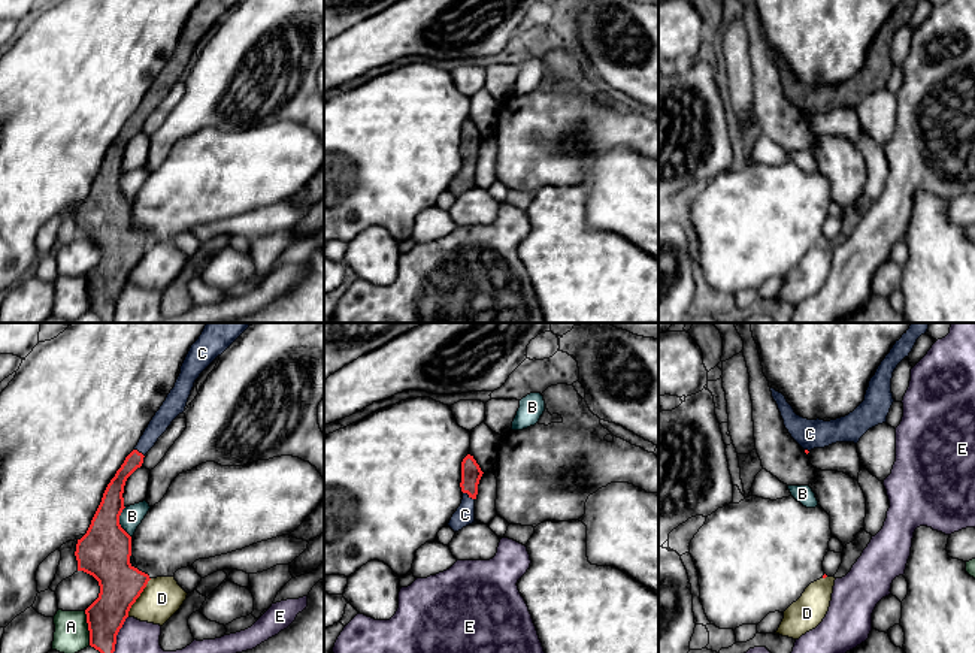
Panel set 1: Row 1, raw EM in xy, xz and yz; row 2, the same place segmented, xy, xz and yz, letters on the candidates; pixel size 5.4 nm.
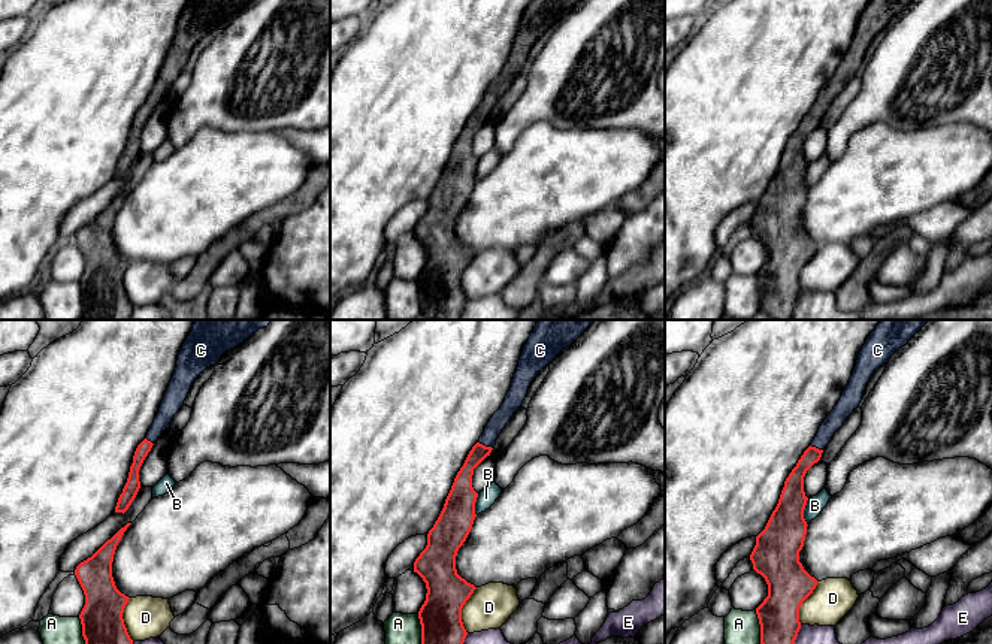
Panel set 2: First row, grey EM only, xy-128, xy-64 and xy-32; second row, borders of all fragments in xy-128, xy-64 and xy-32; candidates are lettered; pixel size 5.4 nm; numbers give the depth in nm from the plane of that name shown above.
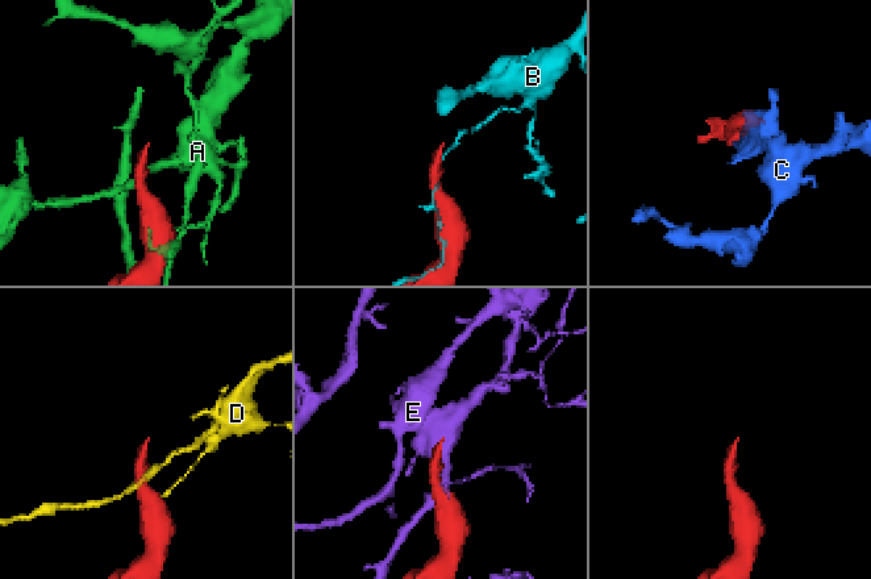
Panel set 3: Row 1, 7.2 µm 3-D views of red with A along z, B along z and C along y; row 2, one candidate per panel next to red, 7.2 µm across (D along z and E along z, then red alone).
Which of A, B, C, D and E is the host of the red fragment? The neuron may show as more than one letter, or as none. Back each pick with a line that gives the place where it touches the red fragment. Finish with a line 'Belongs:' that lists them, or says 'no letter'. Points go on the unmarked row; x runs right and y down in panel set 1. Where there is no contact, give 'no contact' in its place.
C: meets red in xz at (469, 160)
Belongs: C

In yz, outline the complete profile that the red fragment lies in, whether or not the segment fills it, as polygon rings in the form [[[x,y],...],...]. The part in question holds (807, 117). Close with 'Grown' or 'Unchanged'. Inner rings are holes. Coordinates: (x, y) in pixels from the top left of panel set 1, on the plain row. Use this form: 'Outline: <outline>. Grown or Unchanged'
Outline: [[[902,0],[890,18],[878,31],[869,46],[865,66],[848,81],[824,87],[808,85],[797,81],[785,61],[770,52],[772,63],[778,70],[784,91],[791,103],[808,120],[814,114],[824,114],[836,108],[854,108],[872,93],[887,87],[887,81],[894,67],[891,58],[891,43],[897,30],[909,21],[921,0]]]. Grown

